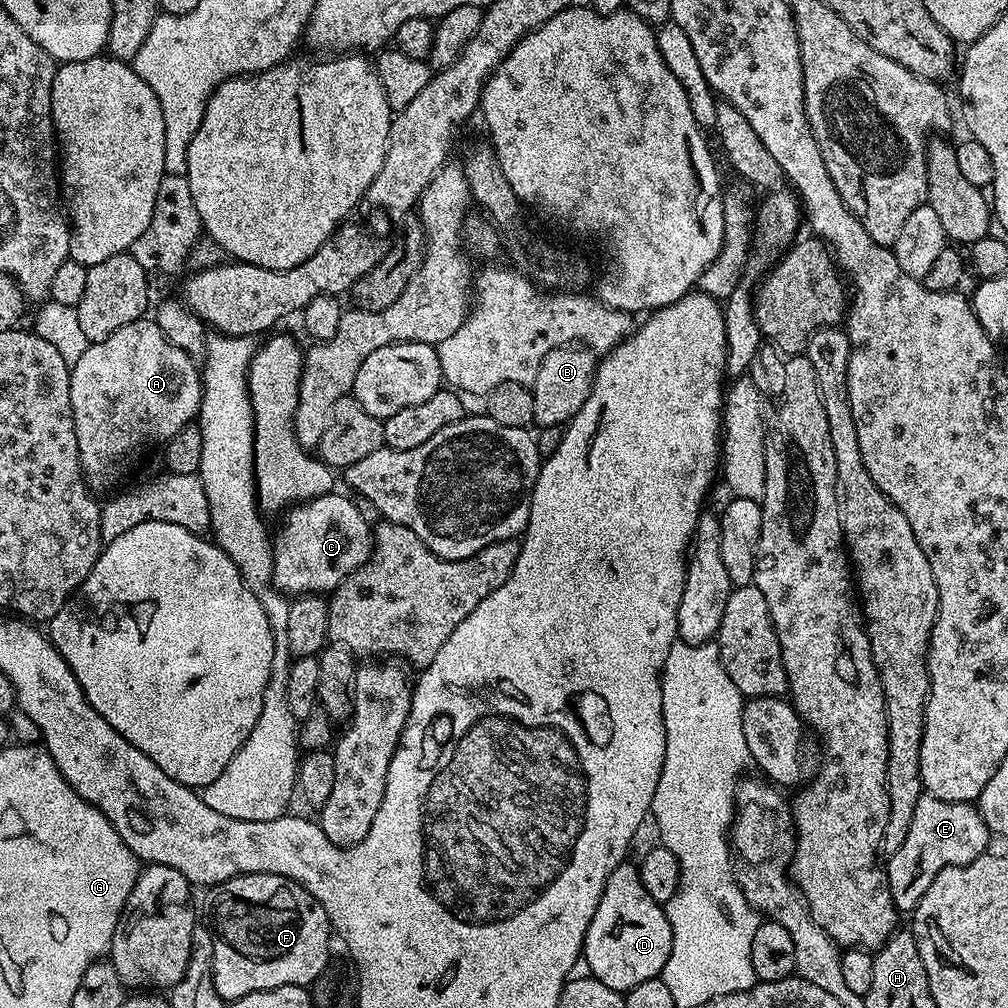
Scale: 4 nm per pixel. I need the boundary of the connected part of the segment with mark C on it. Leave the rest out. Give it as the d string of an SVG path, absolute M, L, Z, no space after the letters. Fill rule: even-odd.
M333 490L324 496L314 496L311 500L291 505L287 509L284 521L280 524L280 533L275 533L272 550L272 582L281 592L295 598L305 594L328 594L339 586L352 572L368 563L374 543L373 529L358 514L355 499L347 500Z

